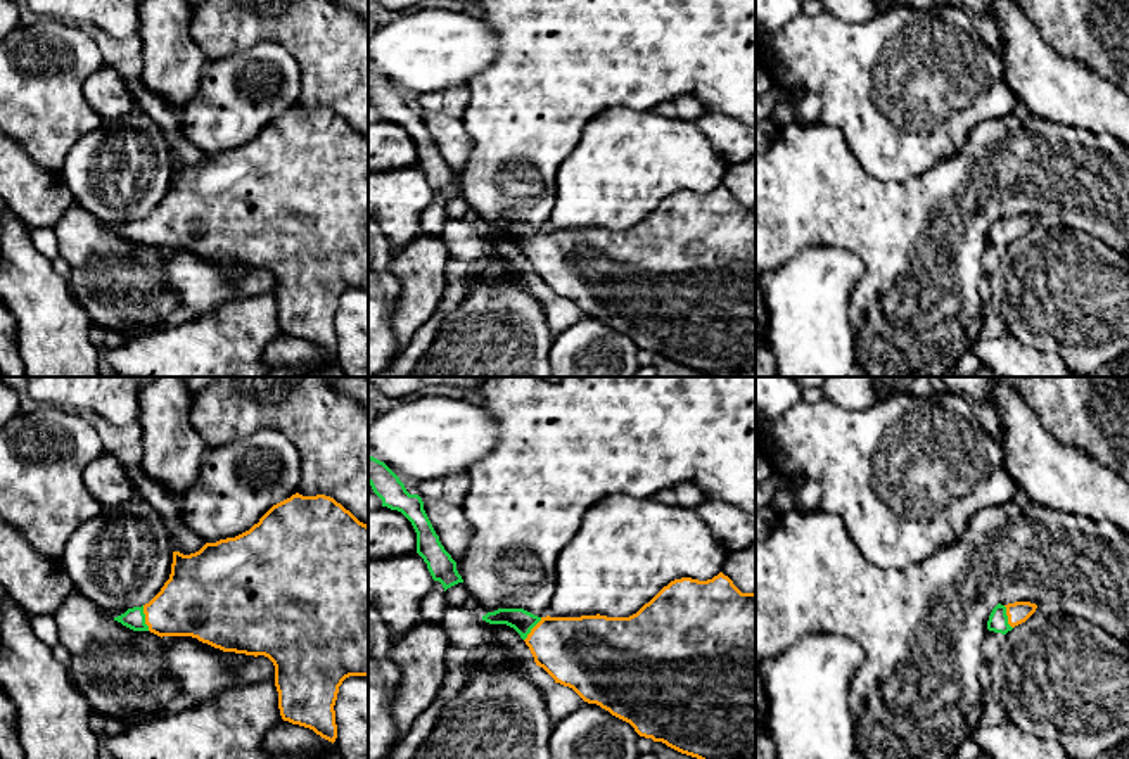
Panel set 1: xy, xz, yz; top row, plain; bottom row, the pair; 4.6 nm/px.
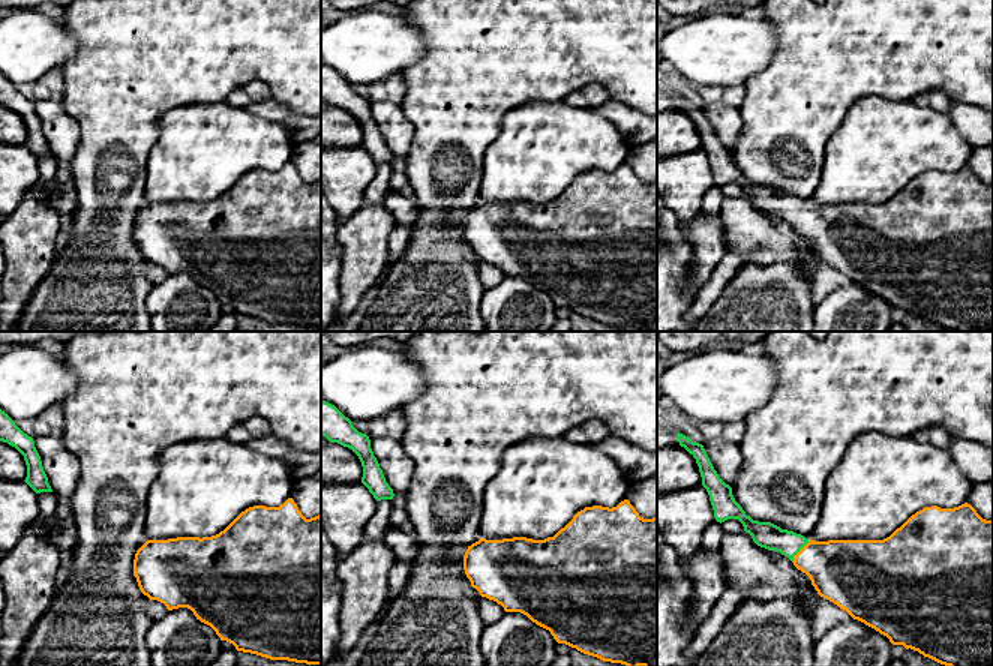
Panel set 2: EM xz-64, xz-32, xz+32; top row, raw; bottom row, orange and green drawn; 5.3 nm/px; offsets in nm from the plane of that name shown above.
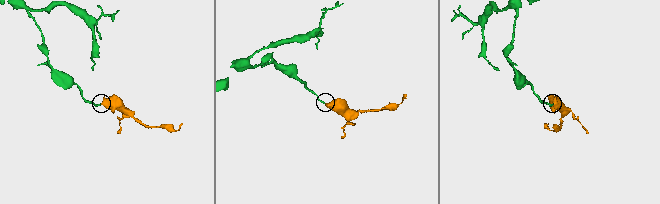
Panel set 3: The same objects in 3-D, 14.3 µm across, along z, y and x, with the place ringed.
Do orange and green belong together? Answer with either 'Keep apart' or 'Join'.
Join

